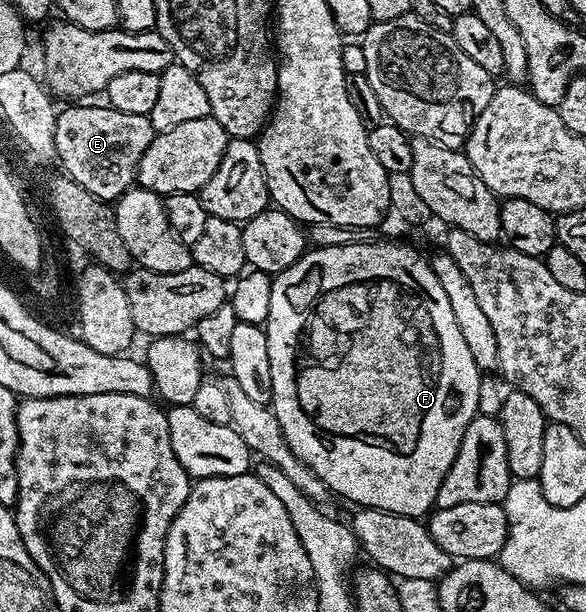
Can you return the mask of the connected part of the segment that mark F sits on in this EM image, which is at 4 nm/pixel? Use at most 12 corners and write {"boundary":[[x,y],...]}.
{"boundary":[[391,240],[274,275],[270,405],[359,508],[422,519],[481,371]]}

